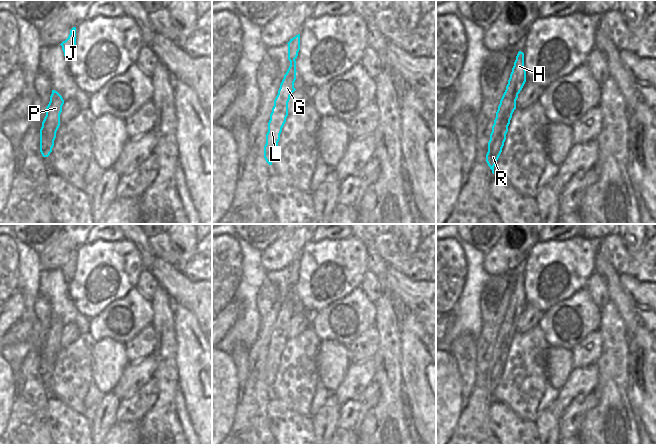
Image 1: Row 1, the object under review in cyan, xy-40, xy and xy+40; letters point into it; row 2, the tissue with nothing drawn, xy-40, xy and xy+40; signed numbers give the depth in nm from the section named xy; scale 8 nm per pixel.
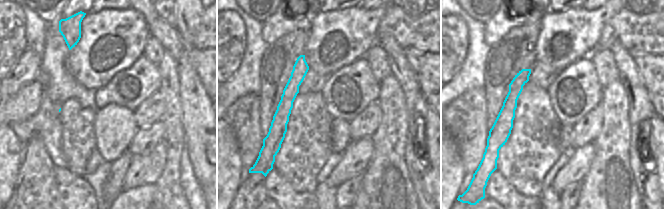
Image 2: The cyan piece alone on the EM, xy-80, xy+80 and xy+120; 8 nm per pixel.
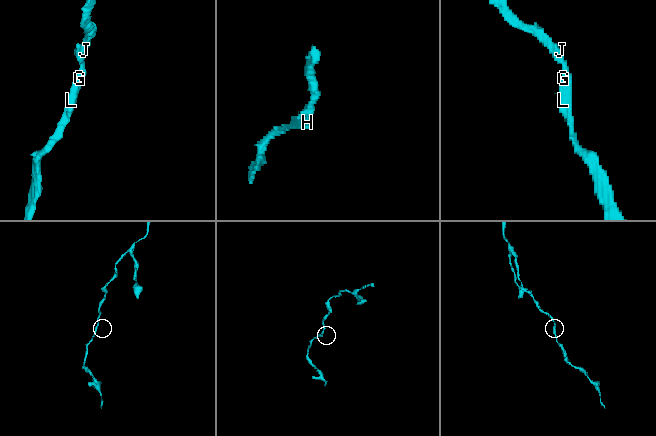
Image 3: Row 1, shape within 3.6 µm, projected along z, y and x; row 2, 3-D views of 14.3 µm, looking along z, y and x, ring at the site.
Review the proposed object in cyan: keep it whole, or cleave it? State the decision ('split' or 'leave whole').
leave whole

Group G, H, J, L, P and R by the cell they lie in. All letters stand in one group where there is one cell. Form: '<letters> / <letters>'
G H J L P R

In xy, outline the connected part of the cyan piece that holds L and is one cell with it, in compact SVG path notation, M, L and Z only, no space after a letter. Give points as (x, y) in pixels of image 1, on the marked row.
M300 34L296 35L288 44L288 60L290 66L280 84L278 94L274 100L274 106L268 122L268 132L266 134L266 144L264 146L264 158L269 165L278 148L280 134L288 116L288 102L290 96L296 90L294 82L296 80L296 58L300 50Z

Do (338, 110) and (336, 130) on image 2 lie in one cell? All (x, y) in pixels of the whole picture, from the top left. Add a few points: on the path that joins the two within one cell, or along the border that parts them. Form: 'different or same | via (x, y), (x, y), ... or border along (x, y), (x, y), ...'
different | border along (333, 118), (343, 118), (349, 122)

